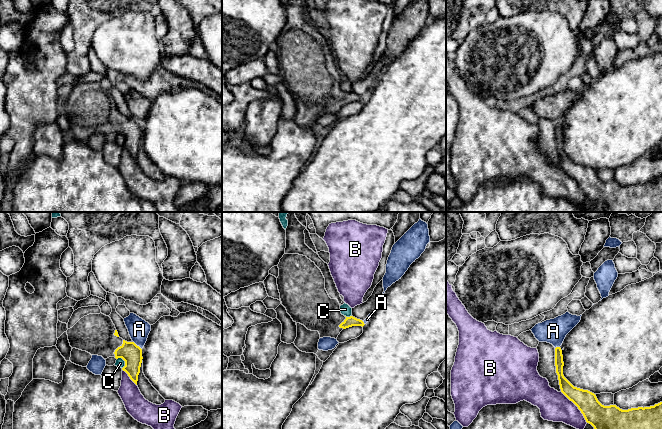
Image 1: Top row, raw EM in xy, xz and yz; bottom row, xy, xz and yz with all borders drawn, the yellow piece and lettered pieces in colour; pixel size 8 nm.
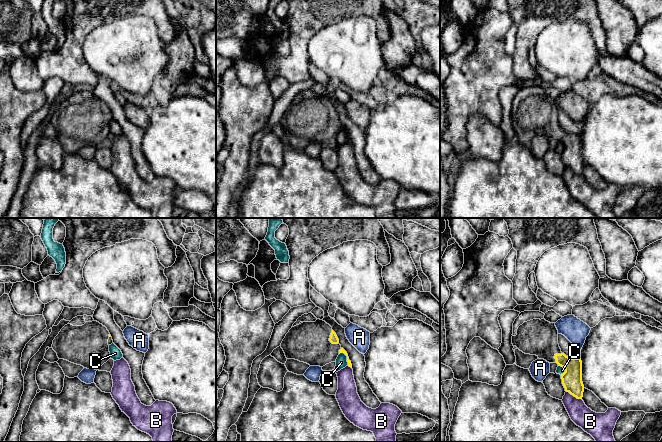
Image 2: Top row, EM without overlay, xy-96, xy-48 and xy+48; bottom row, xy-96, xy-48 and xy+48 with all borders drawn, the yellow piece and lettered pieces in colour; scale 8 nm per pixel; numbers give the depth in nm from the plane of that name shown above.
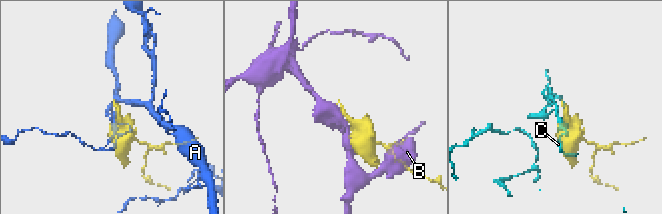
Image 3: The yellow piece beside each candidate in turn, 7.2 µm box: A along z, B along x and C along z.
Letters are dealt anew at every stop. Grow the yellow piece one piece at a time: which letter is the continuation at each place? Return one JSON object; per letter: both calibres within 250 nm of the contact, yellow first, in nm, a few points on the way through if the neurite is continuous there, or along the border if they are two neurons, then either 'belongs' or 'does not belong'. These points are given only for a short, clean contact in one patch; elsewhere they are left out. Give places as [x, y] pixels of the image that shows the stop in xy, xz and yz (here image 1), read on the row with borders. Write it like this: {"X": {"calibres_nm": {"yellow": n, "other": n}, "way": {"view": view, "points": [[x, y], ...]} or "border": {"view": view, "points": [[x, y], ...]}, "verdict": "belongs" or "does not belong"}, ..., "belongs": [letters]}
{"A": {"calibres_nm": {"yellow": 160, "other": 170}, "border": {"view": "xy", "points": [[133, 341], [141, 349]]}, "verdict": "does not belong"}, "B": {"calibres_nm": {"yellow": 190, "other": 240}, "verdict": "does not belong"}, "C": {"calibres_nm": {"yellow": 160, "other": 70}, "border": {"view": "xy", "points": [[118, 357], [124, 361], [122, 368]]}, "verdict": "does not belong"}, "belongs": []}

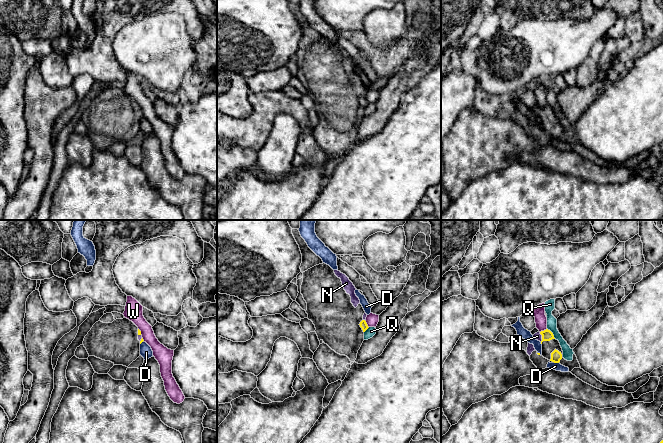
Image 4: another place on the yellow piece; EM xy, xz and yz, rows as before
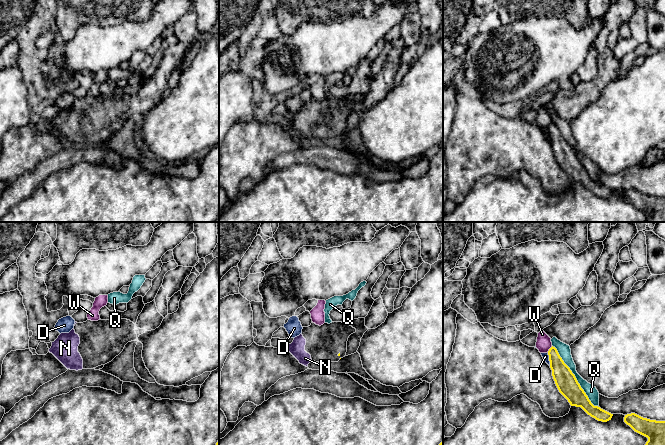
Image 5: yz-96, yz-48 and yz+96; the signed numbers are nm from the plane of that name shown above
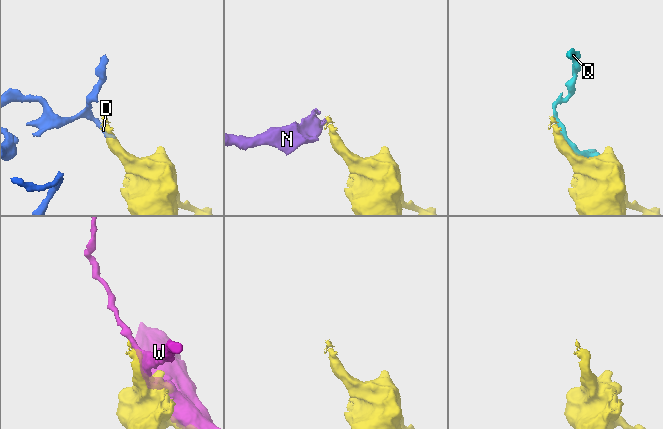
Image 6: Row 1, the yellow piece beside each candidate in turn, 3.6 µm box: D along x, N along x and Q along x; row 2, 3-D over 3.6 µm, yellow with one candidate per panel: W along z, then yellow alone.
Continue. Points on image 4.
{"D": {"calibres_nm": {"yellow": 90, "other": 60}, "border": {"view": "yz", "points": [[554, 362], [558, 363]]}, "verdict": "does not belong"}, "N": {"calibres_nm": {"yellow": 90, "other": 60}, "way": {"view": "yz", "points": [[547, 335], [542, 337], [537, 336]]}, "verdict": "belongs"}, "Q": {"calibres_nm": {"yellow": 90, "other": 80}, "verdict": "does not belong"}, "W": {"calibres_nm": {"yellow": 60, "other": 100}, "verdict": "does not belong"}, "belongs": ["N"]}

